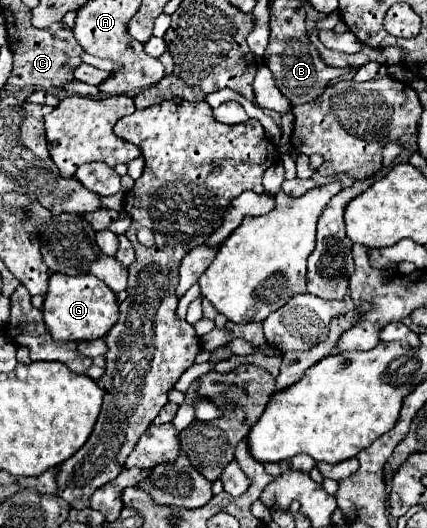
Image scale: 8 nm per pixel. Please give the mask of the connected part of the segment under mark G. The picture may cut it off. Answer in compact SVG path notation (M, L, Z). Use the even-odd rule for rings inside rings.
M51 273L49 289L43 303L43 319L53 339L57 341L91 341L105 337L119 317L115 293L97 277L91 275L63 275Z

